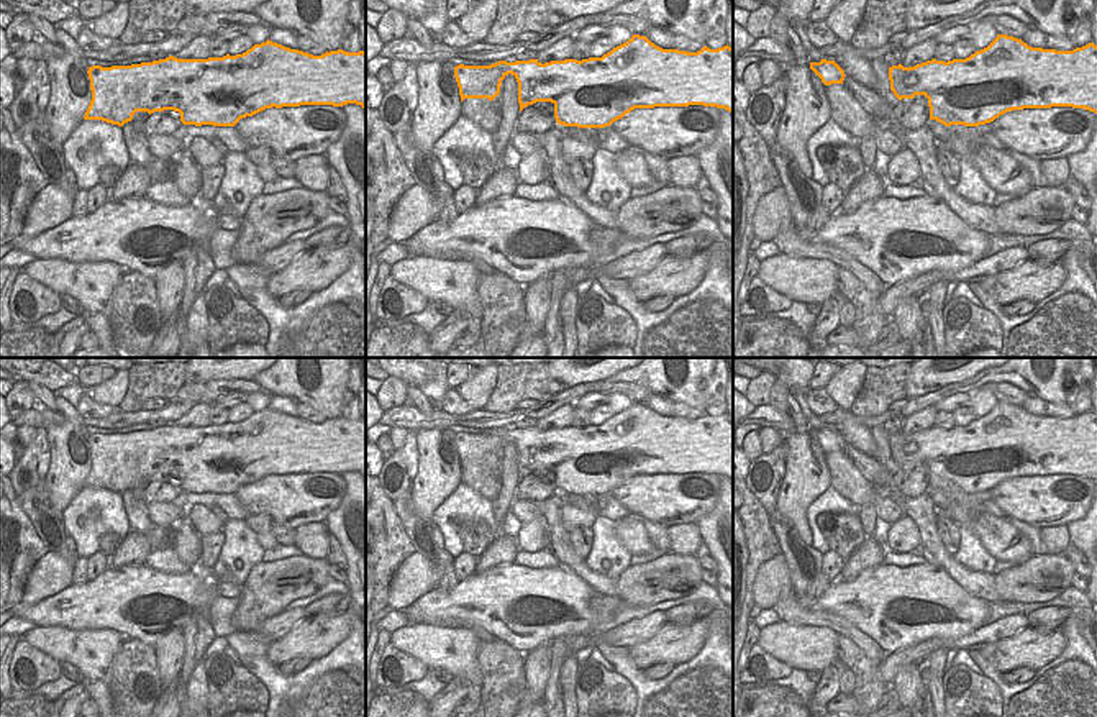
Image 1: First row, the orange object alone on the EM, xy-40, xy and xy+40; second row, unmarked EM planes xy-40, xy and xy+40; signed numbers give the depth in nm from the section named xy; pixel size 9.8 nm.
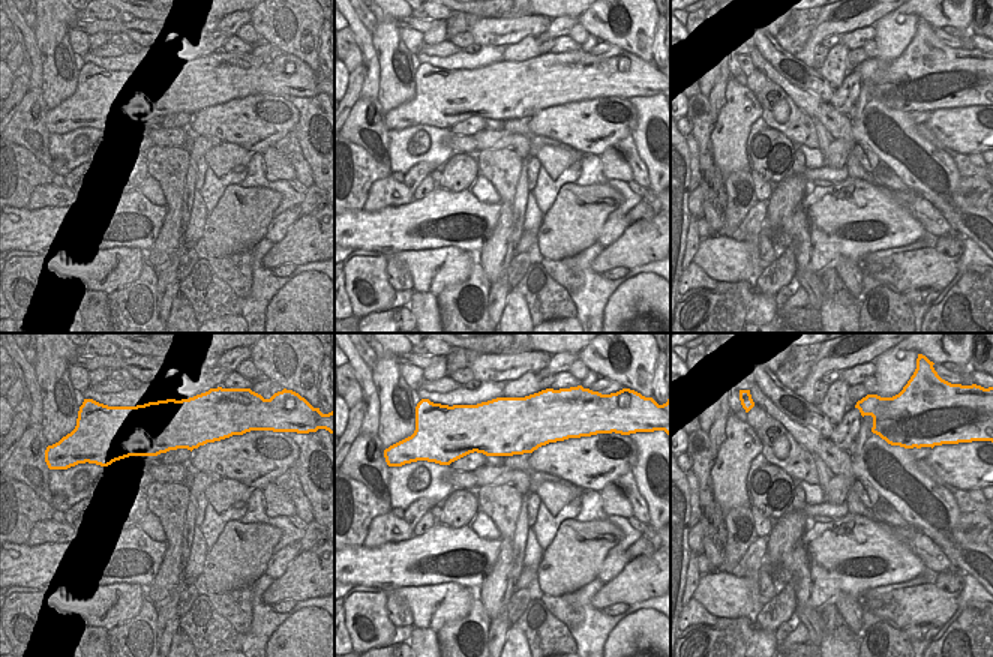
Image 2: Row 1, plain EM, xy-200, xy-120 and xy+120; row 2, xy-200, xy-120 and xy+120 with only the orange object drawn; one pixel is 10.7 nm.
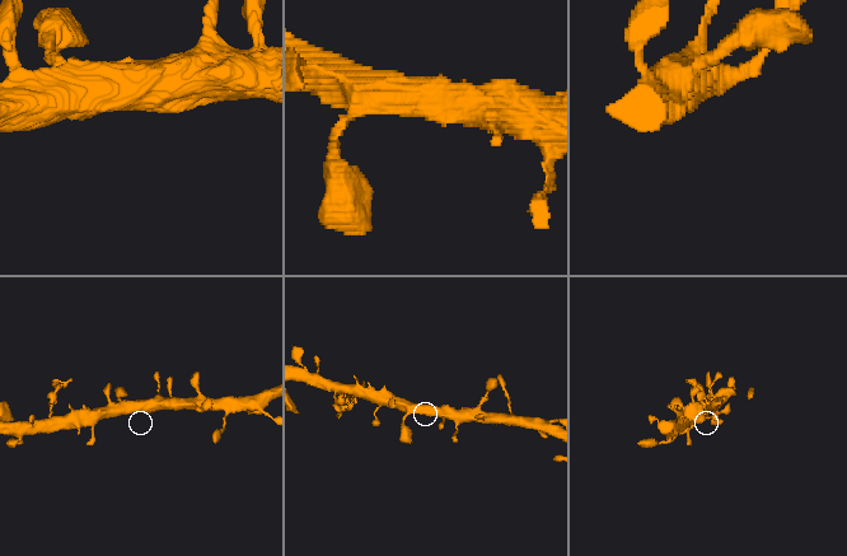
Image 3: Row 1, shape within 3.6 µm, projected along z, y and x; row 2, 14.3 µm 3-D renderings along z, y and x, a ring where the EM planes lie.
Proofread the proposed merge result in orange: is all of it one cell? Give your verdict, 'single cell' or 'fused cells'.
single cell

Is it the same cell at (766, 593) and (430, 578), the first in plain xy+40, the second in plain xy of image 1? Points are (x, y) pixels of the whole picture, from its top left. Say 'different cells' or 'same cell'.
same cell

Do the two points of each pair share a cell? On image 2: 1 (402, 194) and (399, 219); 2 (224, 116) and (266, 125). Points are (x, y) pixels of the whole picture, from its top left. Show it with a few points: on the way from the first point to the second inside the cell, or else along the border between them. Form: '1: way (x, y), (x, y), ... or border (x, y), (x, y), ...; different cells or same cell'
1: border (413, 200), (366, 212); different cells
2: way (234, 122), (255, 122); same cell

